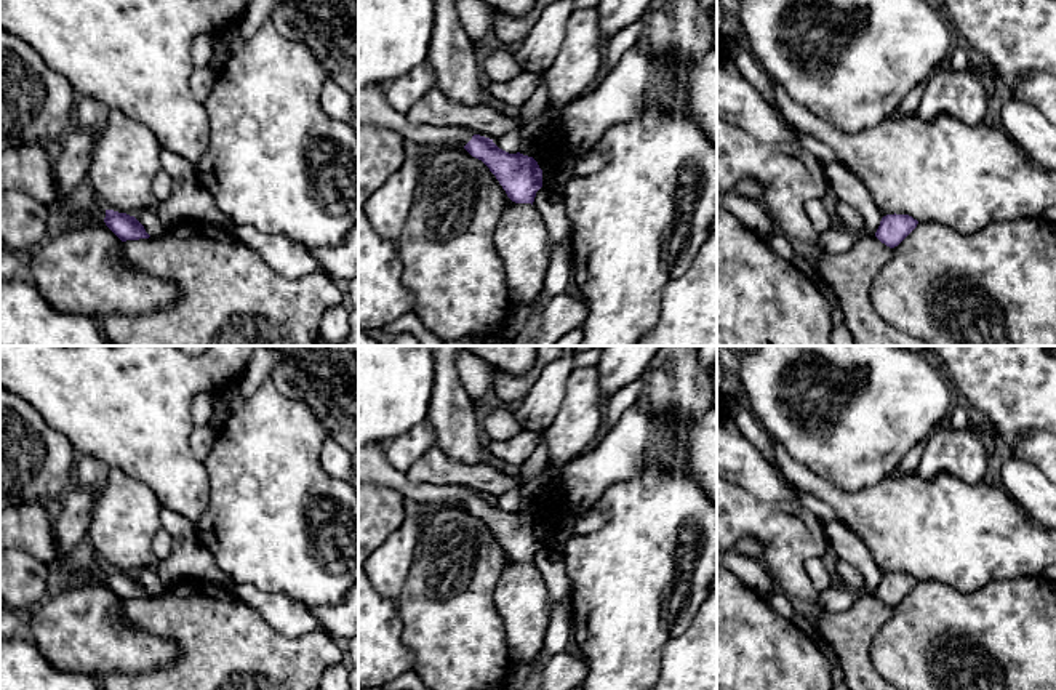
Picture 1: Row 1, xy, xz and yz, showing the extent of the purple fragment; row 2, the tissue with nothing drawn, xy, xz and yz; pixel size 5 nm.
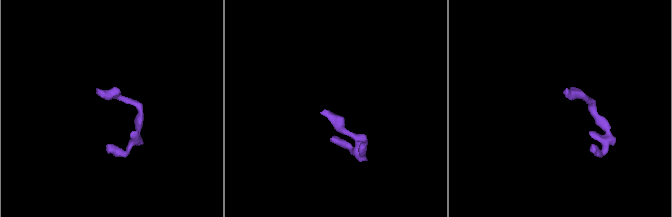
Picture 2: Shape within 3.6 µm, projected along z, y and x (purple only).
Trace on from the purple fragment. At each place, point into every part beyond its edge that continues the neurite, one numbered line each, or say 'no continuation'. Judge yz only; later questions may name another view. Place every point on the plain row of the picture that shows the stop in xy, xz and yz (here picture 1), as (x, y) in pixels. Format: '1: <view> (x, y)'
no continuation

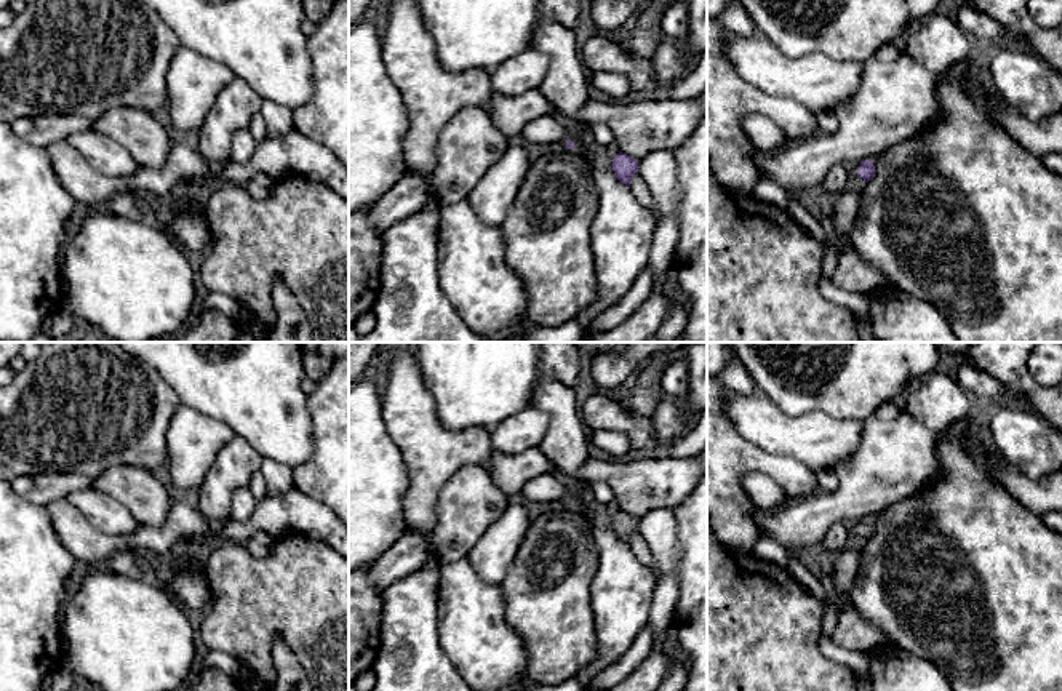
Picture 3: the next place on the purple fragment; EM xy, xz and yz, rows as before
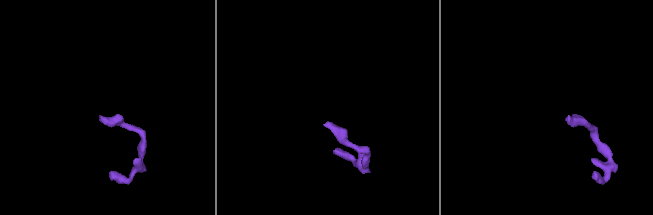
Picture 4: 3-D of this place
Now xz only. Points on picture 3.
1: xz (546, 488)

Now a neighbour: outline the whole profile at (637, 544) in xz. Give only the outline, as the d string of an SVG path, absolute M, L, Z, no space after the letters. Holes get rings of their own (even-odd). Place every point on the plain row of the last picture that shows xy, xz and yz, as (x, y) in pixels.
M640 531L633 533L632 541L630 541L630 549L638 558L638 561L645 565L646 568L649 568L654 573L654 576L657 576L653 553L648 544L645 542L643 536L640 534Z

